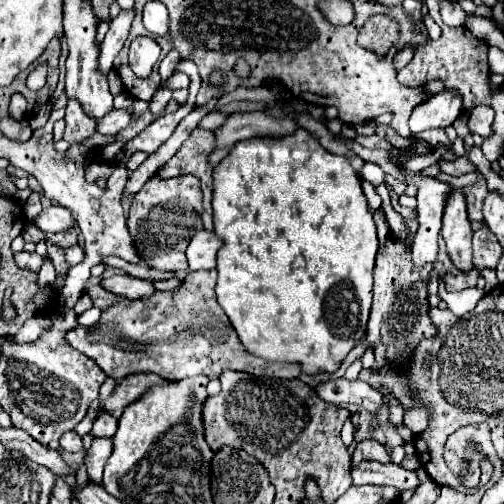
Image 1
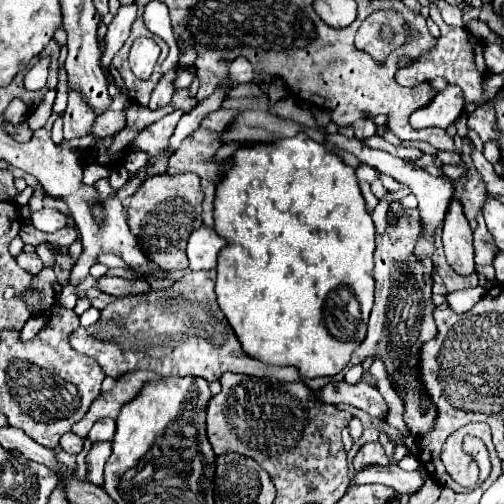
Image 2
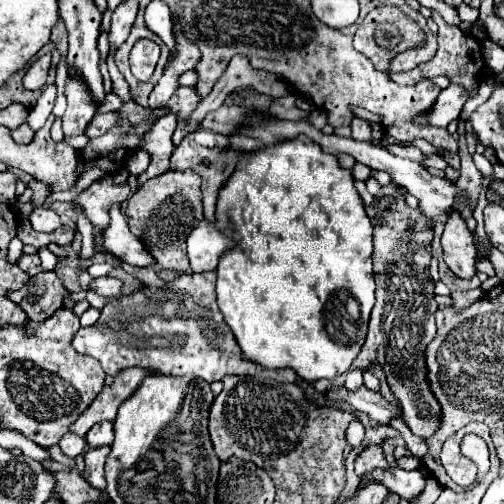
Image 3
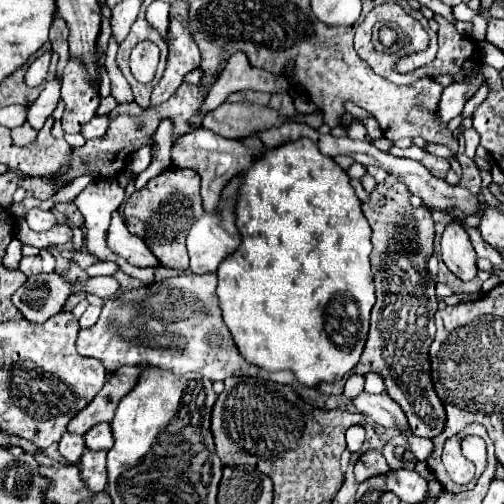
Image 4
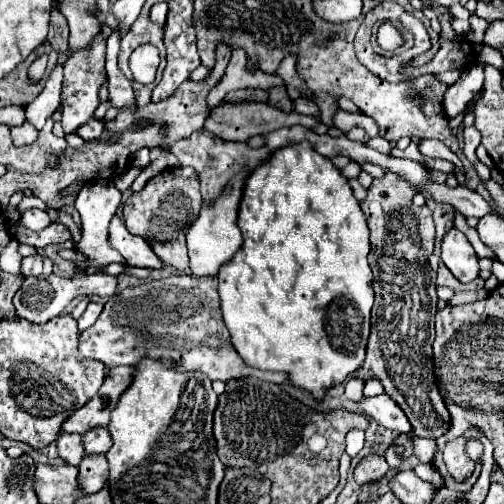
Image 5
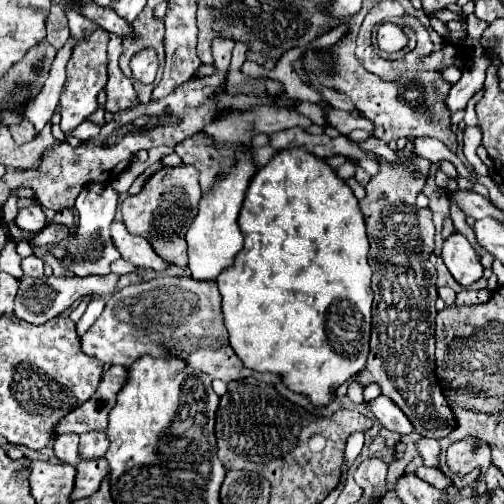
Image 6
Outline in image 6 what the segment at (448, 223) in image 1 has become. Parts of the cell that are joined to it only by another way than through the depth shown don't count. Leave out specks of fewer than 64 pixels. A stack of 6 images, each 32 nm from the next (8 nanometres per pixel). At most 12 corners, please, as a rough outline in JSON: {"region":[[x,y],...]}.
{"region":[[452,234],[442,260],[460,286],[482,278],[478,252],[462,234]]}

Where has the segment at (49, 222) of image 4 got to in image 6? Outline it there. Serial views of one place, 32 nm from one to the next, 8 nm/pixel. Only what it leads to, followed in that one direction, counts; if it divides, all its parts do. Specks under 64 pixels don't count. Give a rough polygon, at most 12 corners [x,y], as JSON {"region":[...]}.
{"region":[[40,206],[20,208],[14,224],[20,230],[46,226]]}

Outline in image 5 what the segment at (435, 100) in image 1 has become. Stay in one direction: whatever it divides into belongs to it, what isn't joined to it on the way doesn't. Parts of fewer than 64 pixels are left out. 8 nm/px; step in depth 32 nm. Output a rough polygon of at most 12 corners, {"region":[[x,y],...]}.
{"region":[[484,62],[462,72],[444,96],[448,118],[482,90]]}

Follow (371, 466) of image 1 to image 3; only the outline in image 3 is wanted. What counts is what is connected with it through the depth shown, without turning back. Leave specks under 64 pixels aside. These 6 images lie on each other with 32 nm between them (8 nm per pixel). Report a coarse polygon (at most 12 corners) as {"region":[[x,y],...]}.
{"region":[[398,466],[362,478],[382,482],[408,502],[418,498],[426,478]]}

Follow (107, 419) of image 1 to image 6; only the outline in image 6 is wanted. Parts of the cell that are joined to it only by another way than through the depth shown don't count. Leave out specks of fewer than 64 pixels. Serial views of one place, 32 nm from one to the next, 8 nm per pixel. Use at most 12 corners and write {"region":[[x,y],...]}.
{"region":[[104,432],[80,436],[80,458],[102,458],[108,448]]}

